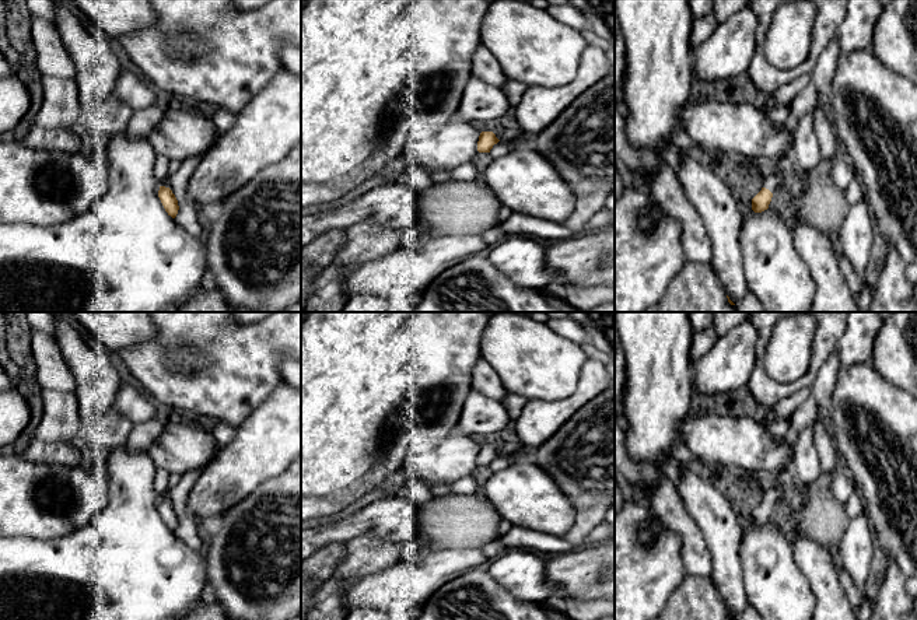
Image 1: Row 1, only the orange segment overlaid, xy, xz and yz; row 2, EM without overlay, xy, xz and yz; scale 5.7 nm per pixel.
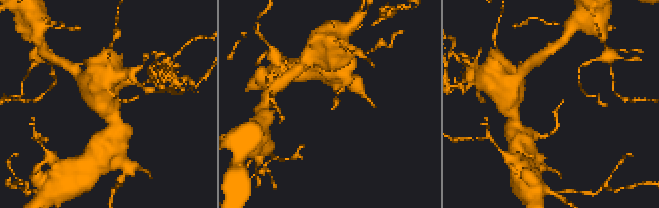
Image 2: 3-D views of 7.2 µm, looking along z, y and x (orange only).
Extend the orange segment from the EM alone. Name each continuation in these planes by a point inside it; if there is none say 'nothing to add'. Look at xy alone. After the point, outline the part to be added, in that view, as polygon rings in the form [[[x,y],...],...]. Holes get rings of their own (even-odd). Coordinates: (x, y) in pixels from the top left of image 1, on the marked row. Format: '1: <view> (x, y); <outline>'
nothing to add

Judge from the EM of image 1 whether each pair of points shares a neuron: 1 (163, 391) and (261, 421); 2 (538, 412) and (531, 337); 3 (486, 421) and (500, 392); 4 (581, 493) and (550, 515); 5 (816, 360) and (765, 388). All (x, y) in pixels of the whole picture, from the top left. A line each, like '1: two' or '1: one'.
1: two
2: two
3: two
4: two
5: one

